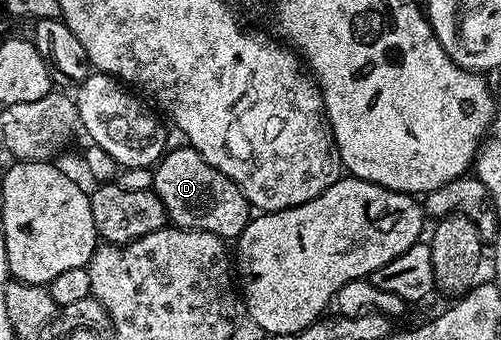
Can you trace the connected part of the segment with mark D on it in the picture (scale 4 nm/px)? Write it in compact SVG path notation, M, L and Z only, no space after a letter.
M189 145L172 146L163 158L155 164L155 186L157 198L167 210L167 218L174 226L184 227L187 231L208 231L224 241L238 240L239 234L253 218L253 208L245 193L221 169L213 169L201 153Z

